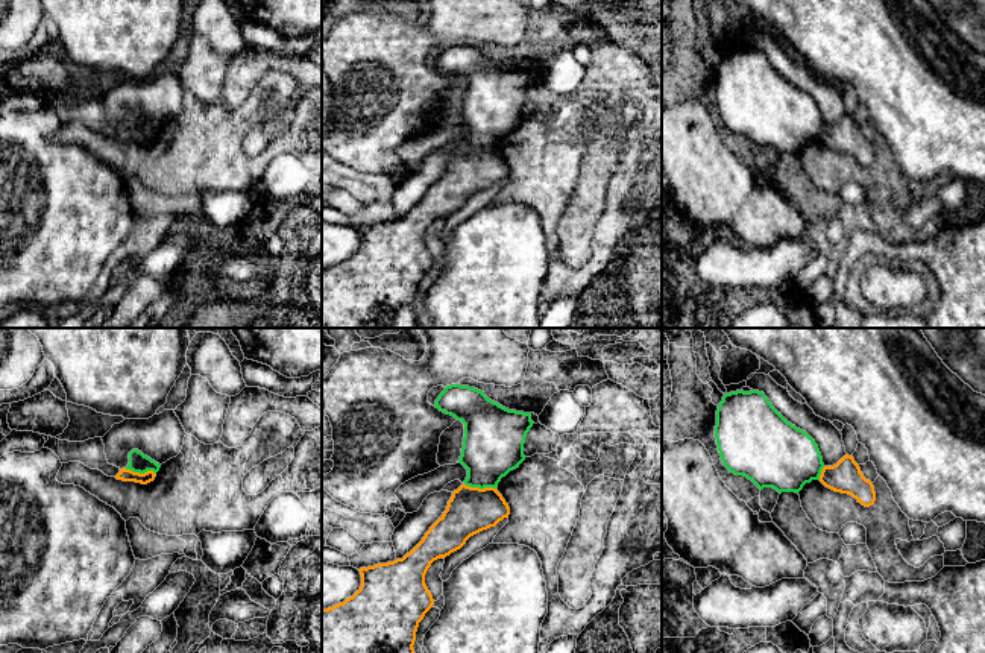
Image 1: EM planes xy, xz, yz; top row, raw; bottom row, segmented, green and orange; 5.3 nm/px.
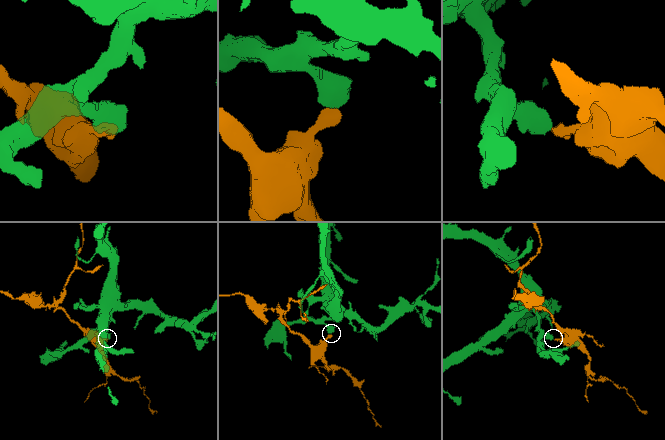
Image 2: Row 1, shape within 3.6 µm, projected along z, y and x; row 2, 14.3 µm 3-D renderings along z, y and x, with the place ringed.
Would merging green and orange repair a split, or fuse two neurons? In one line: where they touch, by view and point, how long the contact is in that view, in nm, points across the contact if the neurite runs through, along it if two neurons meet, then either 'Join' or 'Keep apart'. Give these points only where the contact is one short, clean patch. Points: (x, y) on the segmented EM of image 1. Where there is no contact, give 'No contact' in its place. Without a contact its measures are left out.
Touches green at xz (480, 488). Shared border 170 nm. Boundary: xz (465, 483), (474, 488), (495, 489). Keep apart

